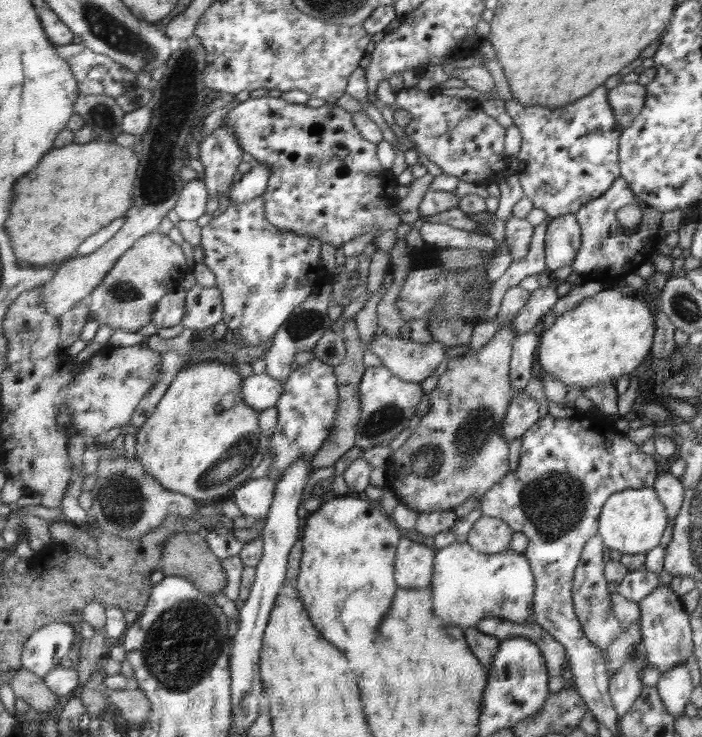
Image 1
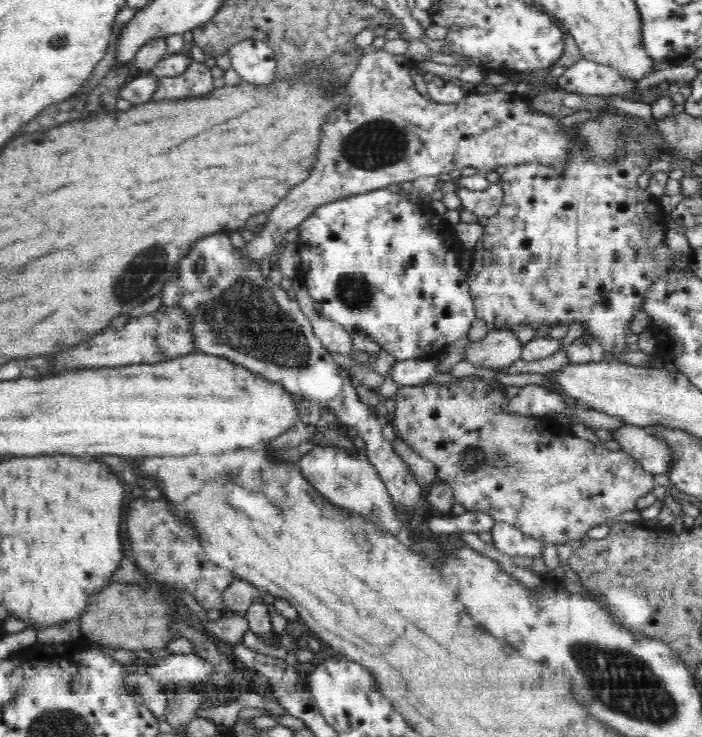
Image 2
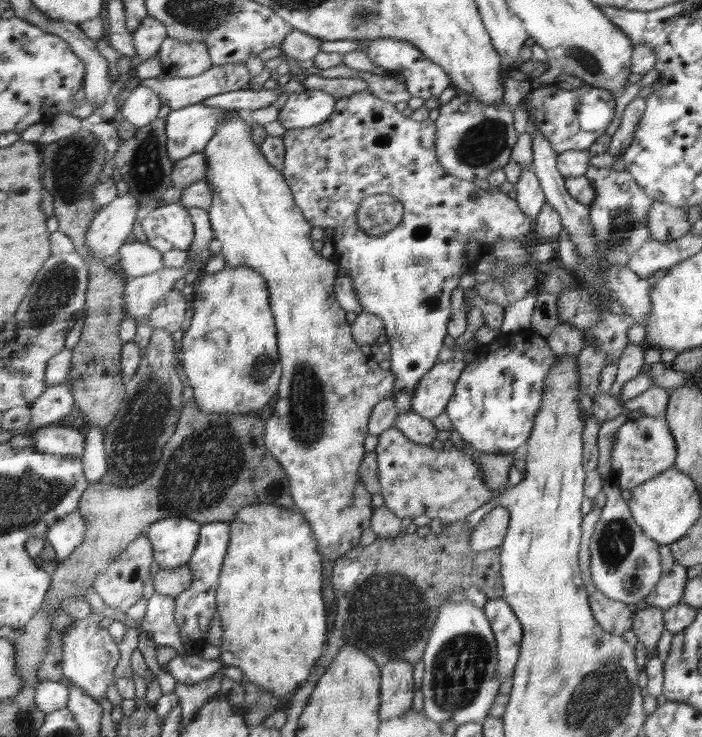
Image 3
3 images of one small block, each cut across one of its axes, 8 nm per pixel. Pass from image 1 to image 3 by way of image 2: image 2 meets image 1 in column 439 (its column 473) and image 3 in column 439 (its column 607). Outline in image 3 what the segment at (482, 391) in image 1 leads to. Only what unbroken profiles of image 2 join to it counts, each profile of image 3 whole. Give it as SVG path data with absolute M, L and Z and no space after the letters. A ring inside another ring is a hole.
M396 426L389 428L378 435L378 444L375 448L378 462L379 493L384 497L384 505L391 510L398 518L416 518L416 516L428 516L438 518L444 524L462 521L477 508L486 505L490 500L496 499L500 491L488 489L484 483L480 467L474 463L474 457L466 453L466 449L460 451L453 446L450 450L434 449L430 445L414 442L408 439Z

